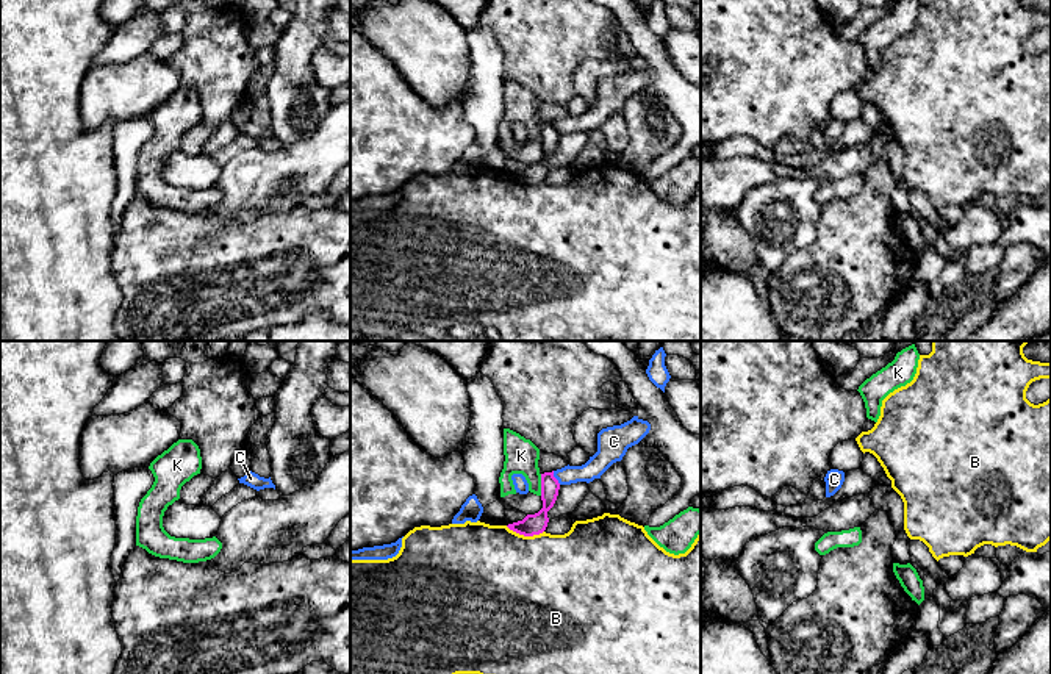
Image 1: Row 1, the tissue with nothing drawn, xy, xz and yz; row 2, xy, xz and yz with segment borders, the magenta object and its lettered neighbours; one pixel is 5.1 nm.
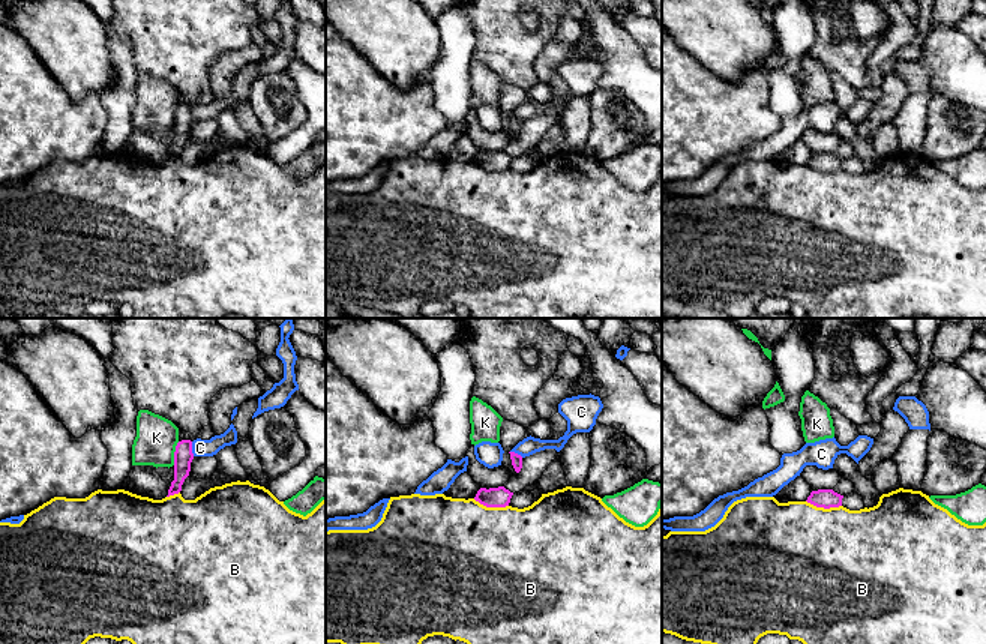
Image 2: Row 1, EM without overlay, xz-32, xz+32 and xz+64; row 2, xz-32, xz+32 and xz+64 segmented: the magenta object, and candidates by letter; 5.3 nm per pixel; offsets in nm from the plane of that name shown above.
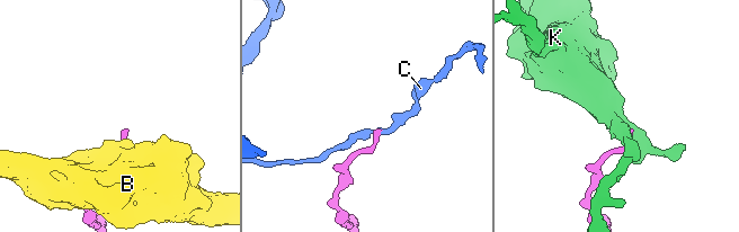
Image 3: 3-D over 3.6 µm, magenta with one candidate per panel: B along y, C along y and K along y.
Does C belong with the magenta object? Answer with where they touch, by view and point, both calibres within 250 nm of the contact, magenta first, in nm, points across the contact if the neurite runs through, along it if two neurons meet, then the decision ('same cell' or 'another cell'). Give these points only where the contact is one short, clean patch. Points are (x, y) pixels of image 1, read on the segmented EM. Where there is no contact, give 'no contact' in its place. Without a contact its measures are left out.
contact xz (554, 477); calibres 100 and 100 nm; border xz (552, 471), (552, 476), (560, 483); another cell

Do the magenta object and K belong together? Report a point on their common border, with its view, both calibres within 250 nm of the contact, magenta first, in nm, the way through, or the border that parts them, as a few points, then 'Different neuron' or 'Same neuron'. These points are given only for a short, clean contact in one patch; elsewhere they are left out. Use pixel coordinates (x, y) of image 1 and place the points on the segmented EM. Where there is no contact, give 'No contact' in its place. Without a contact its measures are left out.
Touches magenta at xz (541, 485). Thickness 110 nm (magenta) against 180 nm. Boundary: xz (540, 474), (541, 494). Different neuron

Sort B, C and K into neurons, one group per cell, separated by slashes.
B / C / K

